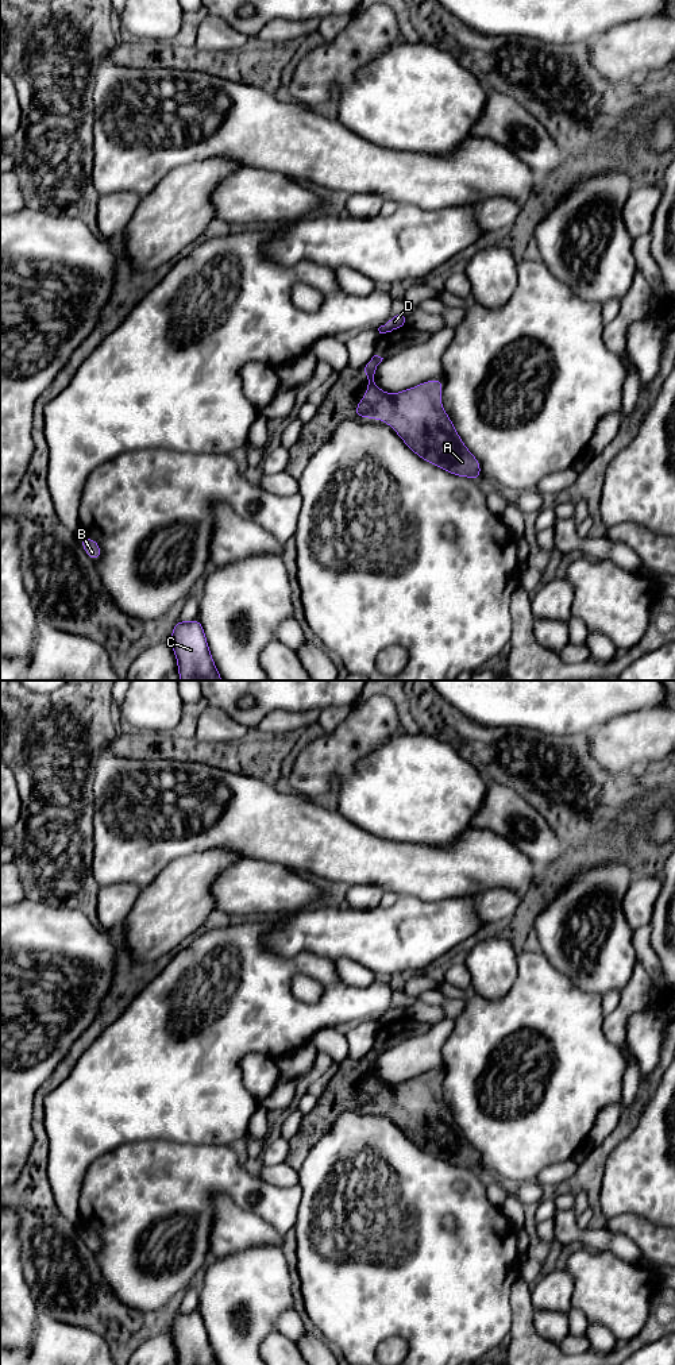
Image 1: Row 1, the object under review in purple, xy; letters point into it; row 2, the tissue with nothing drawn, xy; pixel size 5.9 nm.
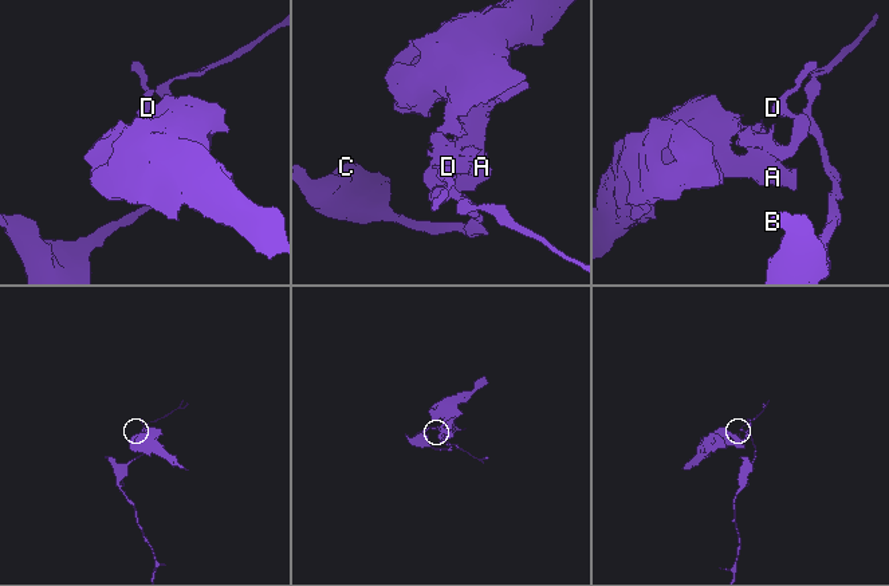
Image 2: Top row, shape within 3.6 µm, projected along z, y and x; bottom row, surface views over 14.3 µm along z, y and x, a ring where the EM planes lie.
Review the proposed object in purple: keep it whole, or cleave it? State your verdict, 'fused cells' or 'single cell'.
fused cells

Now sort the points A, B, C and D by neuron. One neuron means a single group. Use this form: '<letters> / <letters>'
A / B C D

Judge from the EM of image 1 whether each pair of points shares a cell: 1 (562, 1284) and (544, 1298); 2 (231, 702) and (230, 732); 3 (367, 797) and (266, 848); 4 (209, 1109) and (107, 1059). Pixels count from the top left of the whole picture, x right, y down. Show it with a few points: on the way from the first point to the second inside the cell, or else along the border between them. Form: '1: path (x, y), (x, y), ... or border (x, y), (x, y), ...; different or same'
1: path (558, 1287), (548, 1294); same
2: border (209, 705), (220, 709), (253, 731); different
3: border (338, 812), (365, 829); different
4: path (184, 1084), (173, 1074), (132, 1074); same

